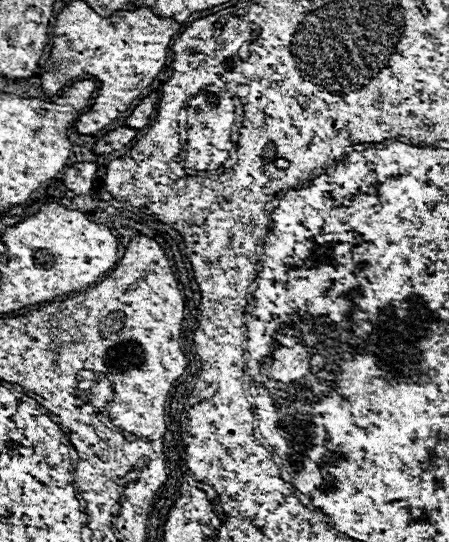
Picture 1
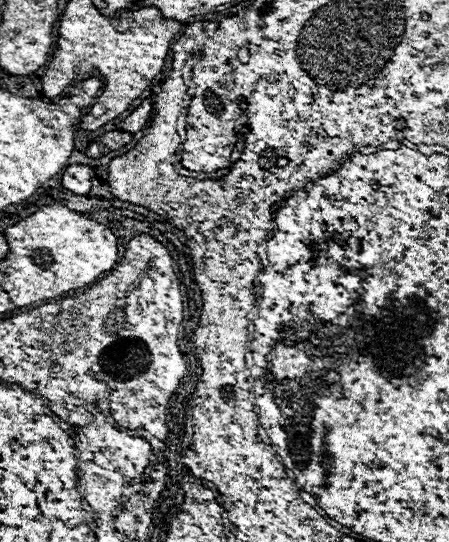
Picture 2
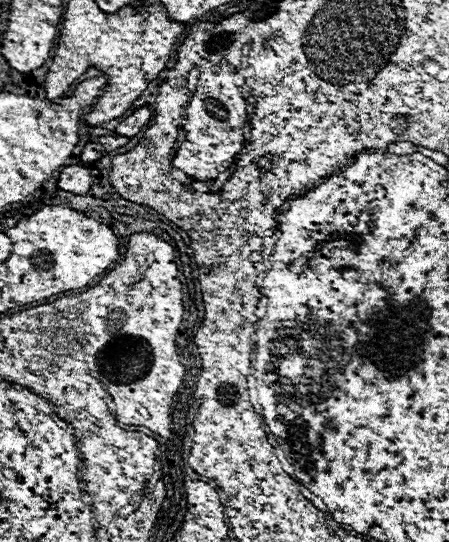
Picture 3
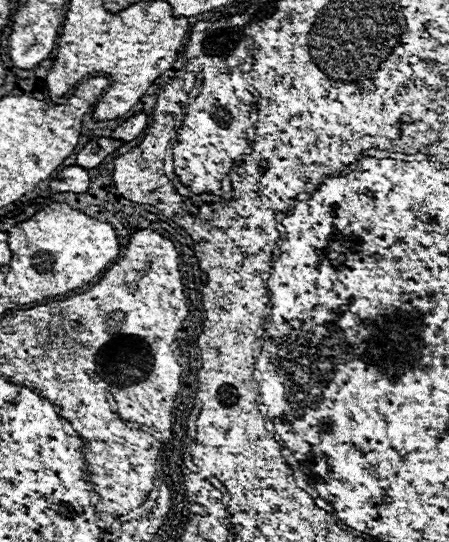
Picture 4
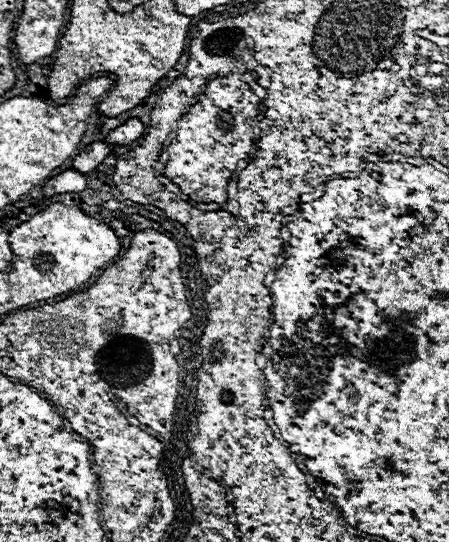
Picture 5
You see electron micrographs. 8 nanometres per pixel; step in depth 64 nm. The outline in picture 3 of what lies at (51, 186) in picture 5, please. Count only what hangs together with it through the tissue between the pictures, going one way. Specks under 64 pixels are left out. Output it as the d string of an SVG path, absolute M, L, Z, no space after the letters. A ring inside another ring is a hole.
M74 164L74 166L66 166L62 168L60 172L60 178L58 178L58 186L66 192L72 192L72 194L88 194L90 190L90 184L92 184L92 178L90 178L90 170L82 164Z

